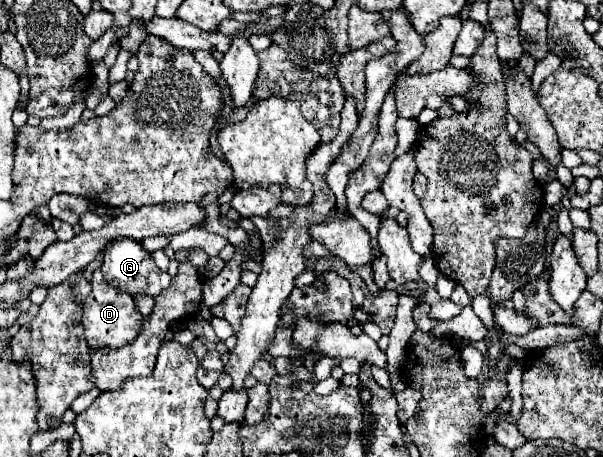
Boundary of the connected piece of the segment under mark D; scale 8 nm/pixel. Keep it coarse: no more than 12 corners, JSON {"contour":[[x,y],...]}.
{"contour":[[98,268],[84,302],[90,348],[134,340],[142,314]]}

